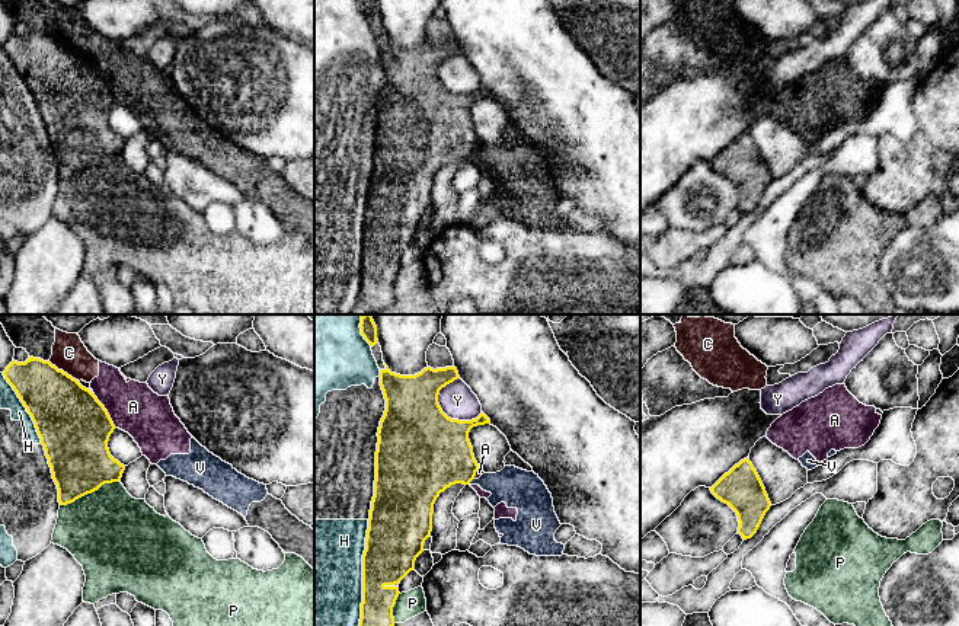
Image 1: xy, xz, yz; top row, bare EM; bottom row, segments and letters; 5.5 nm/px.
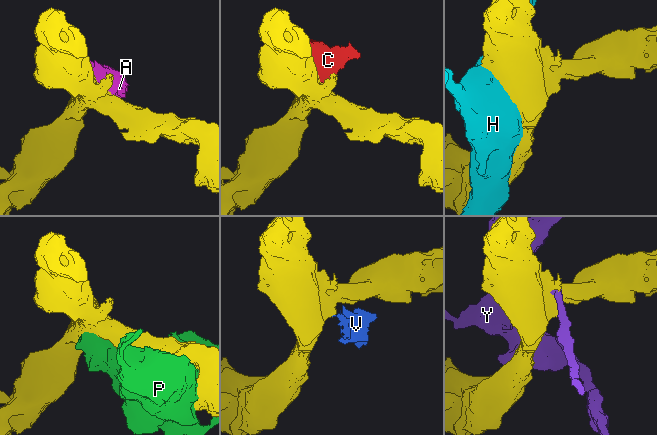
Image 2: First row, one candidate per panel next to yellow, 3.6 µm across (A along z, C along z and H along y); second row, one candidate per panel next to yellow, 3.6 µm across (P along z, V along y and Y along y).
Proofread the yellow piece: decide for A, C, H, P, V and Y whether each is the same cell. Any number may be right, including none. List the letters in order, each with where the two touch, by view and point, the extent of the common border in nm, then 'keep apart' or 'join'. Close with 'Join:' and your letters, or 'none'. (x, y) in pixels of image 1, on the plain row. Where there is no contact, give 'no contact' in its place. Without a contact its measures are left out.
A: meets yellow in xy at (106, 85); contact 220 nm long; keep apart
C: meets yellow in xy at (63, 45); contact 200 nm long; keep apart
H: meets yellow in xz at (363, 252); contact 650 nm long; keep apart
P: meets yellow in xy at (89, 166); contact 360 nm long; keep apart
V: meets yellow in xz at (470, 155); contact 50 nm long; keep apart
Y: meets yellow in xz at (453, 93); contact 280 nm long; keep apart
Join: none

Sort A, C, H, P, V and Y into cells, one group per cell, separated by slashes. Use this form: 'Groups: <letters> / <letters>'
Groups: A C V / H / P / Y

